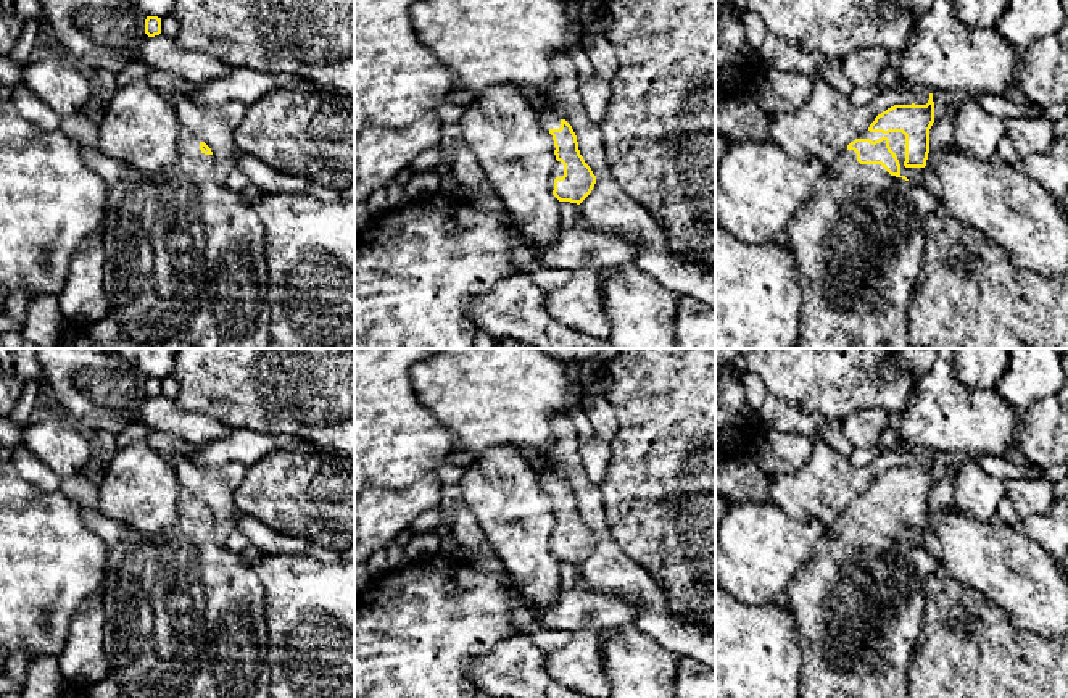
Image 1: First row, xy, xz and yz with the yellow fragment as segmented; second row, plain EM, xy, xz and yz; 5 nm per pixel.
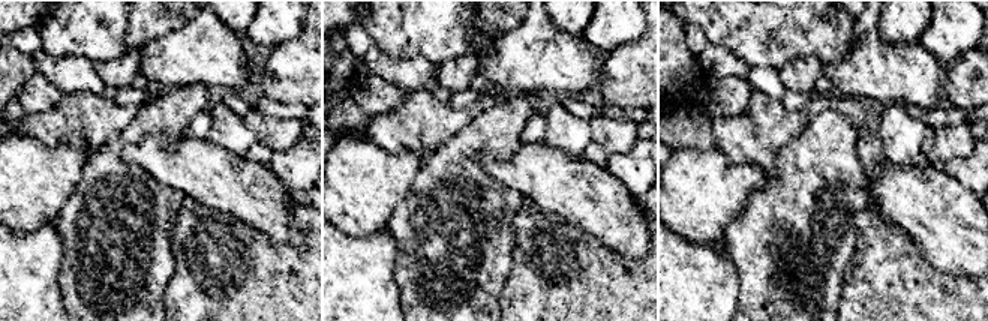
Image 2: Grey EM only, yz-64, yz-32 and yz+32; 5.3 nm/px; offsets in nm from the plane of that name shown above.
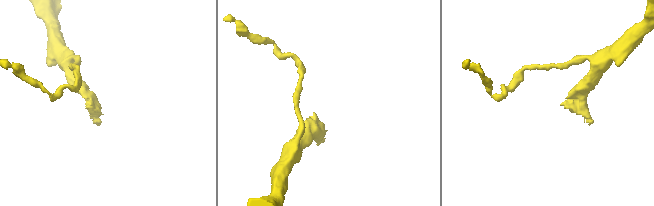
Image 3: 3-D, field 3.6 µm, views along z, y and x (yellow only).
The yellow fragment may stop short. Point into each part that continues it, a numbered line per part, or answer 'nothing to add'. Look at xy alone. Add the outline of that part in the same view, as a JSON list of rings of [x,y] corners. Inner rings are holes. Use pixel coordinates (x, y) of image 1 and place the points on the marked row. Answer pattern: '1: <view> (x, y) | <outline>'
1: xy (184, 266) | [[[190,139],[179,160],[158,171],[124,171],[121,179],[108,189],[103,229],[105,293],[108,314],[90,324],[72,326],[61,348],[266,348],[269,343],[269,271],[264,258],[264,226],[253,205],[242,193],[232,192],[214,179],[214,156],[200,150],[200,140]]]

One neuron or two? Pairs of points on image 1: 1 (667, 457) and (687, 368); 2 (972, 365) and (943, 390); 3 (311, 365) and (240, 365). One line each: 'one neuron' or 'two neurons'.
1: one neuron
2: two neurons
3: one neuron

